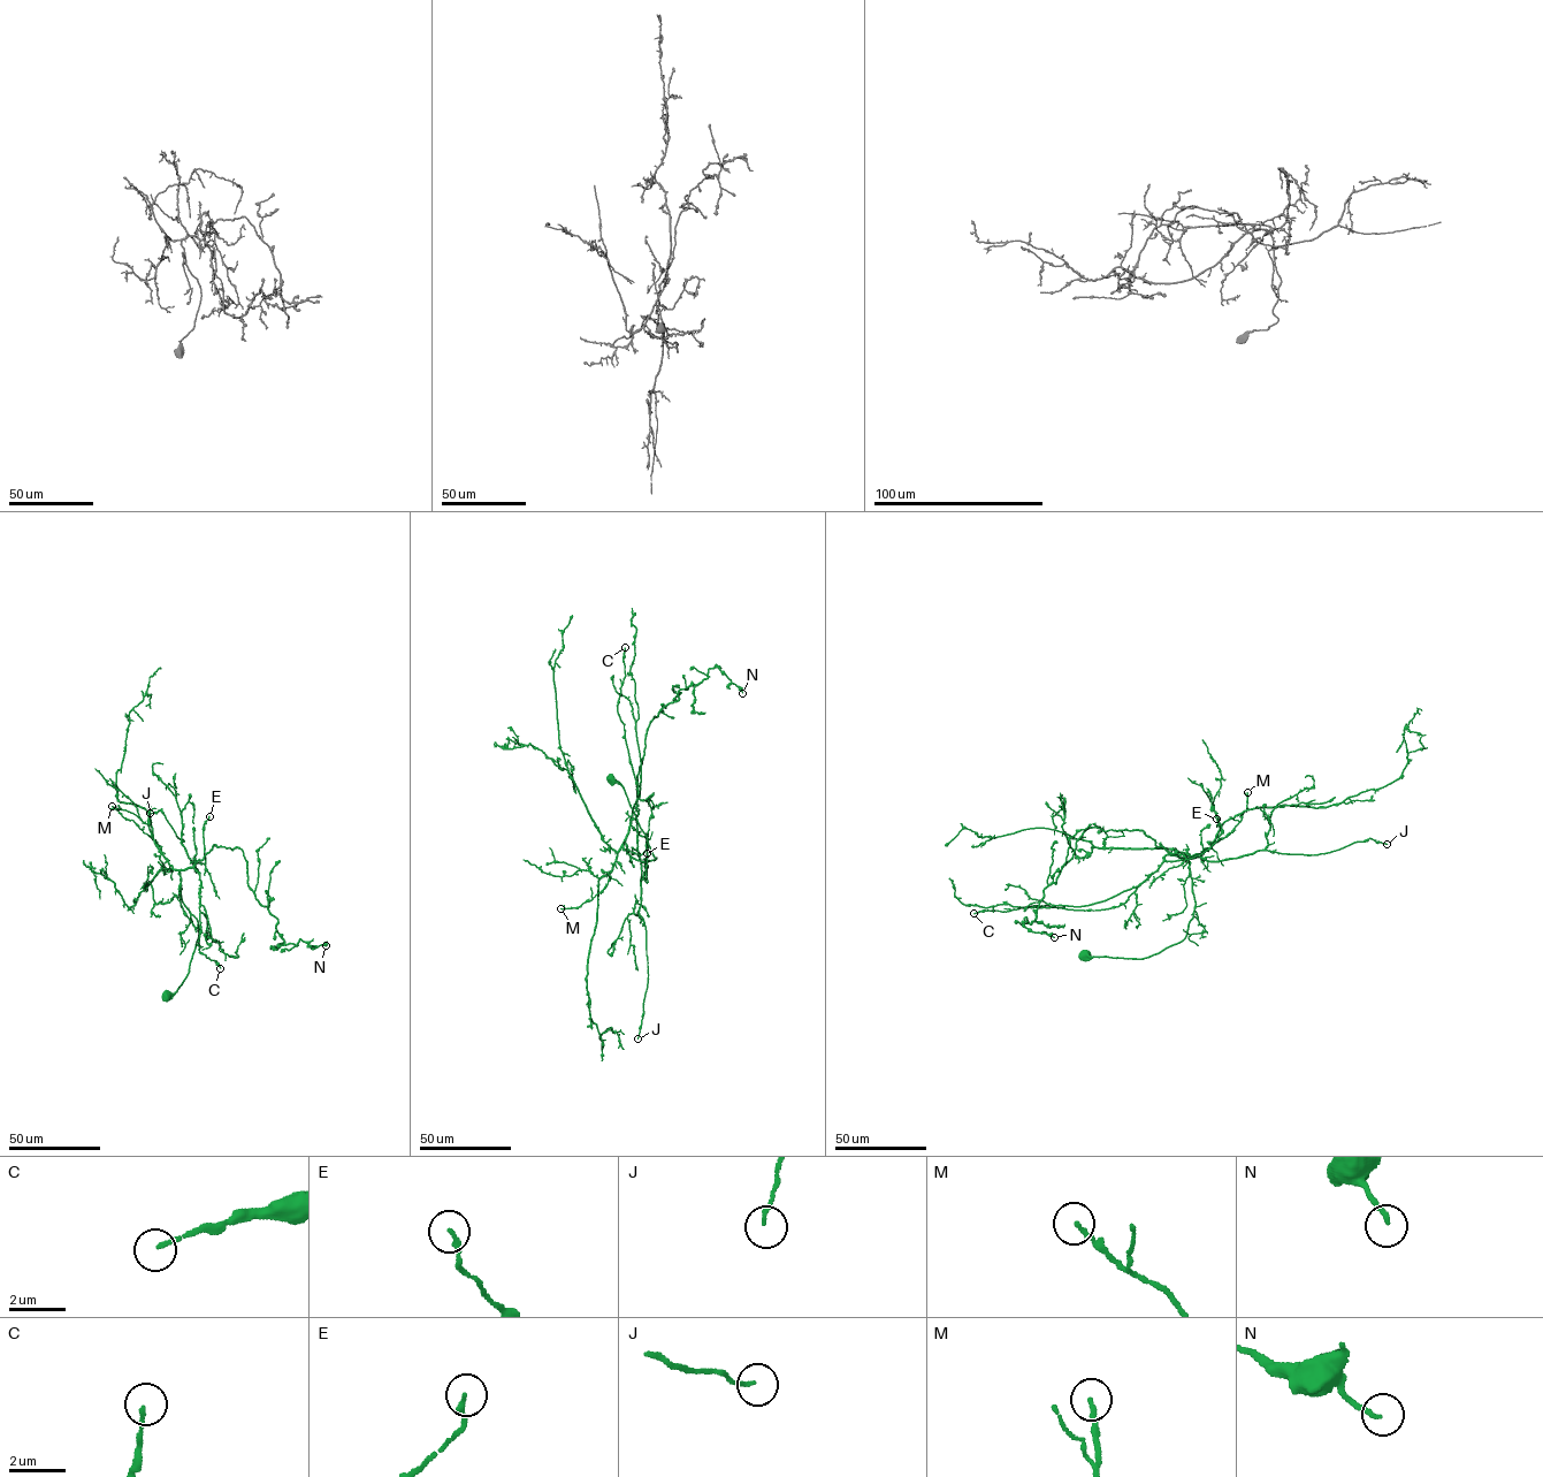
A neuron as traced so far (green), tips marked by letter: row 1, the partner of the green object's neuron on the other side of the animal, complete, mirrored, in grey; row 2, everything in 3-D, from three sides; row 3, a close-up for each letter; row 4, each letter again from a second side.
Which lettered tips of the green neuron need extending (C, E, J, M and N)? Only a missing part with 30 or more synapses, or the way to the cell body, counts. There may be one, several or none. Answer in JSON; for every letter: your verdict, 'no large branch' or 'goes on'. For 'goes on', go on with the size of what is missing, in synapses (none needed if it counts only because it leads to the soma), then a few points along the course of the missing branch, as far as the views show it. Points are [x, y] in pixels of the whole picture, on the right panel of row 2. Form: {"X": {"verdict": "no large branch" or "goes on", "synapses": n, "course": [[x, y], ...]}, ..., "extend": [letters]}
{"C": {"verdict": "no large branch"}, "E": {"verdict": "no large branch"}, "J": {"verdict": "no large branch"}, "M": {"verdict": "no large branch"}, "N": {"verdict": "no large branch"}, "extend": []}

